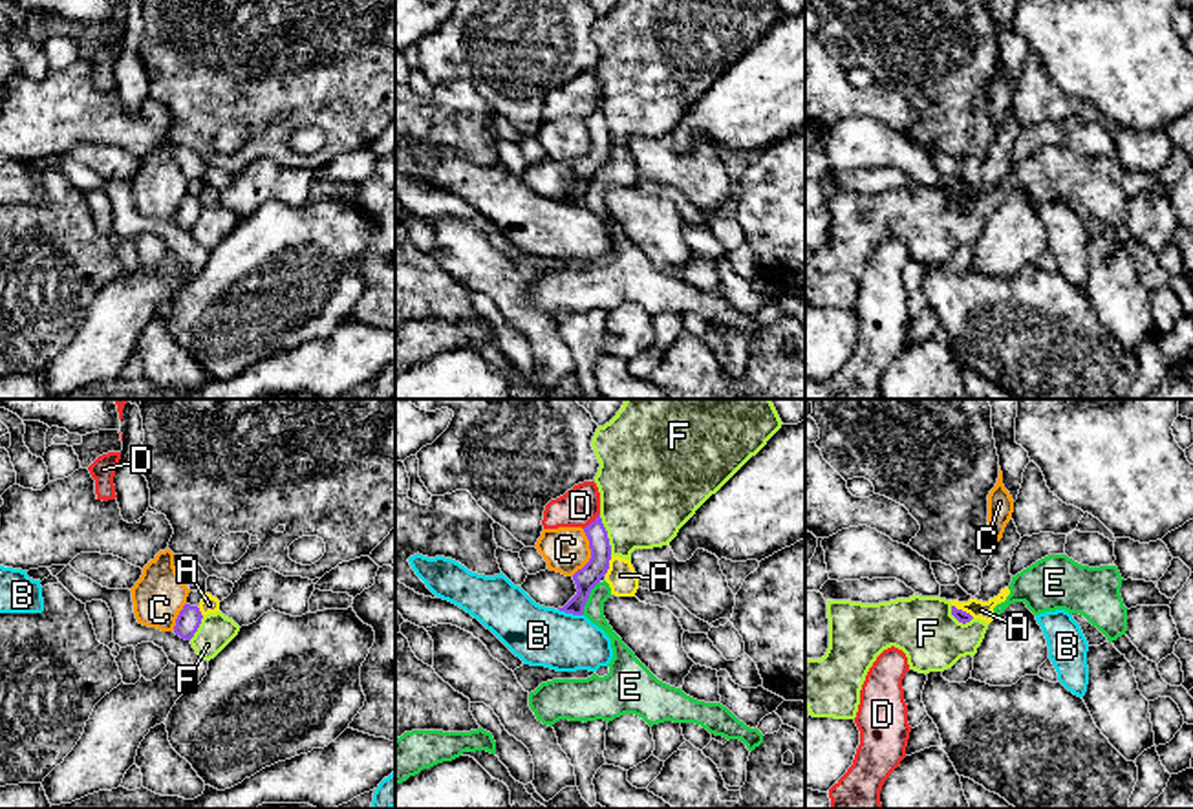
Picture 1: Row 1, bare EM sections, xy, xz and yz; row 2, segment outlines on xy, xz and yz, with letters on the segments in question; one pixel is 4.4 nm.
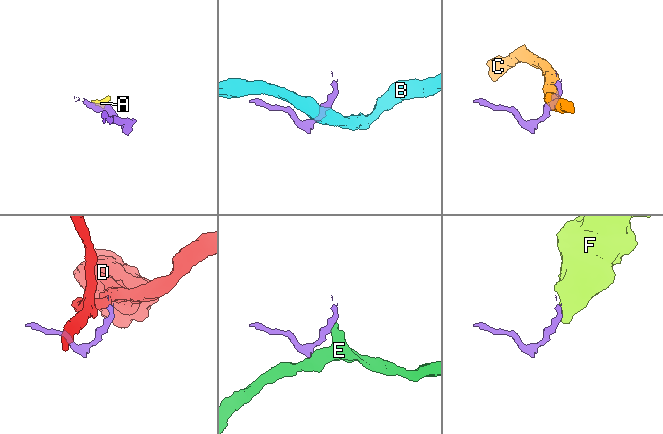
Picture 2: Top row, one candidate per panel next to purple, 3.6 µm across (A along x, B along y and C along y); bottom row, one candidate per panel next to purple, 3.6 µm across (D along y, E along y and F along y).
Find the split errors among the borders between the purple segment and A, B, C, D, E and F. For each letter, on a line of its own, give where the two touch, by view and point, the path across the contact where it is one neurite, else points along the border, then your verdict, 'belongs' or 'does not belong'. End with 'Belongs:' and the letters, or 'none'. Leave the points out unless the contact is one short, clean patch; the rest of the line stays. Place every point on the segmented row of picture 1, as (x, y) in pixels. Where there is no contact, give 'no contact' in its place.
A: contact yz (961, 610); border yz (952, 604), (974, 617); does not belong
B: contact xz (571, 612); border xz (558, 608), (582, 615); does not belong
C: contact xz (591, 553); border xz (584, 529), (590, 540), (590, 559), (571, 575); does not belong
D: contact xz (591, 522); border xz (599, 513), (582, 528); does not belong
E: contact xz (588, 597); border xz (599, 581), (582, 614); does not belong
F: contact xz (606, 535); border xz (599, 515), (612, 553); does not belong
Belongs: none

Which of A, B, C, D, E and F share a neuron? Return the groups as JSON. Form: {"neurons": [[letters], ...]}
{"neurons": [["A", "E", "F"], ["B"], ["C"], ["D"]]}

